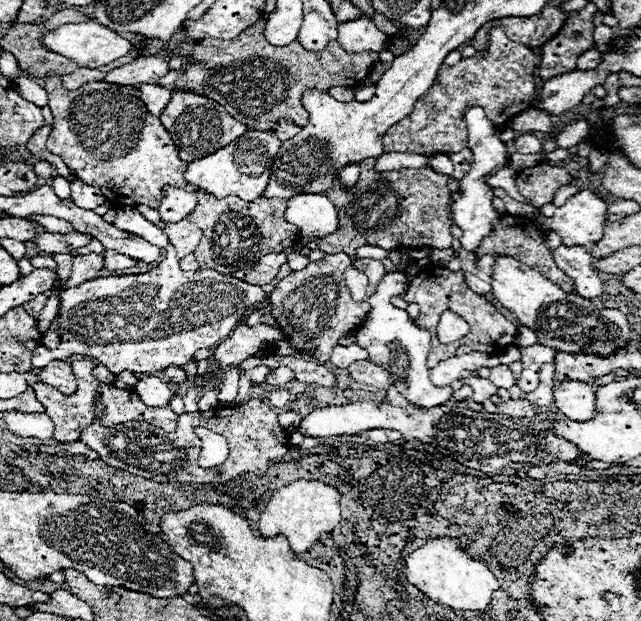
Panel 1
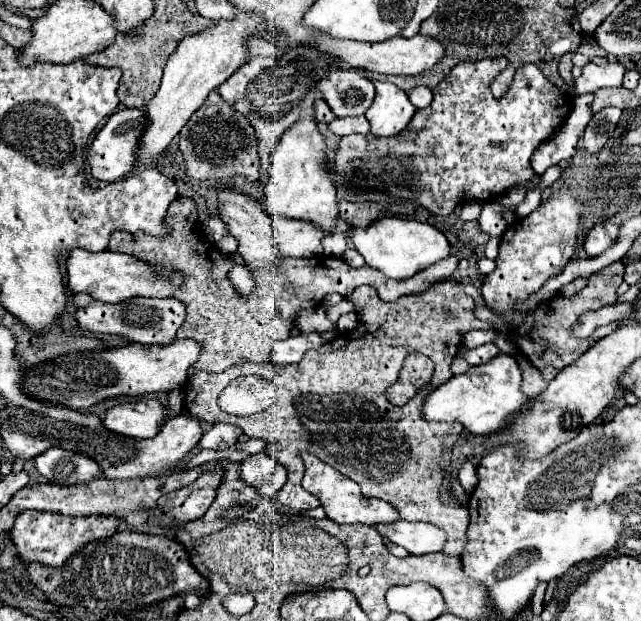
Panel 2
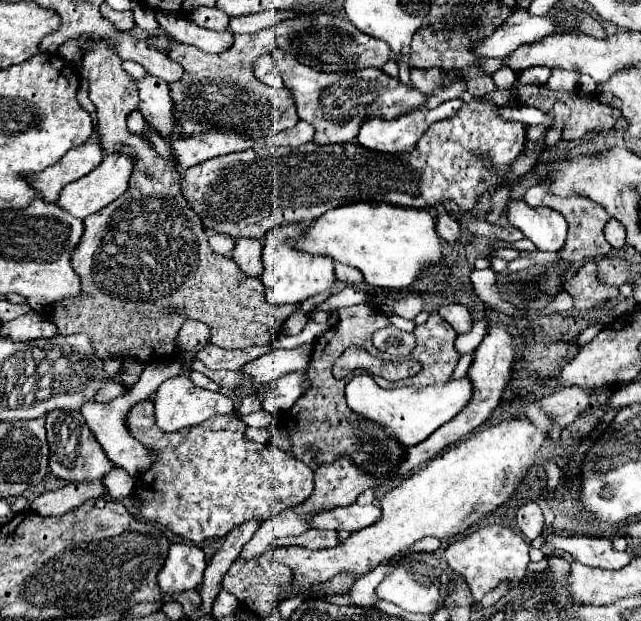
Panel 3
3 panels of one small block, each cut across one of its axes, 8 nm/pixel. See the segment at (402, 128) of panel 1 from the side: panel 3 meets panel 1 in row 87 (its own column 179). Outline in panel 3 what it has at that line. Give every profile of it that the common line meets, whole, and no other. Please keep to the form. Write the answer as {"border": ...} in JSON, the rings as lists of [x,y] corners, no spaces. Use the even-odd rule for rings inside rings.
{"border":[[[144,400],[136,404],[128,414],[128,428],[136,440],[140,440],[150,452],[156,454],[154,464],[138,476],[136,480],[136,508],[138,512],[154,520],[174,534],[198,544],[208,538],[226,536],[234,526],[240,526],[252,518],[268,520],[278,516],[286,508],[302,504],[314,492],[312,470],[296,460],[288,452],[280,452],[270,444],[258,444],[244,436],[246,424],[236,414],[216,414],[198,424],[196,428],[186,428],[180,432],[162,432],[154,422],[154,404]]]}

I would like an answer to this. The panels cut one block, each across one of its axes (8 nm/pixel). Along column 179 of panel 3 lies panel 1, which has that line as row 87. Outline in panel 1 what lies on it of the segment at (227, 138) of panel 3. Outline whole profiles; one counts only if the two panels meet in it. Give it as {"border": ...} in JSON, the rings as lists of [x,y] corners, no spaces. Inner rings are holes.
{"border":[[[144,84],[144,86],[138,86],[138,90],[140,90],[140,100],[148,106],[148,110],[156,118],[160,118],[160,114],[164,112],[164,108],[172,96],[170,88],[158,86],[158,84]]]}

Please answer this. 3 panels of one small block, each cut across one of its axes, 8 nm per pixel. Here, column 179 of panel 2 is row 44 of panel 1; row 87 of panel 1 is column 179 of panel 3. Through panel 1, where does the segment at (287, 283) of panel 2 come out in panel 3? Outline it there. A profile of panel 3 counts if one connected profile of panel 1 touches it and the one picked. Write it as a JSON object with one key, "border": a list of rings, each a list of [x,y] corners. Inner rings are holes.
{"border":[[[104,40],[96,42],[92,48],[88,48],[84,52],[84,58],[82,58],[82,76],[88,80],[88,92],[90,92],[90,100],[96,104],[98,112],[96,112],[96,122],[98,122],[98,132],[100,132],[100,138],[102,138],[102,148],[106,152],[128,152],[132,158],[134,158],[134,172],[132,172],[132,178],[130,178],[130,184],[128,184],[128,190],[116,198],[112,204],[108,204],[106,208],[102,208],[100,212],[92,214],[92,216],[86,216],[84,218],[84,236],[76,248],[76,252],[72,254],[72,266],[76,268],[76,272],[80,274],[80,280],[82,280],[82,294],[78,298],[68,298],[68,300],[60,300],[58,304],[52,304],[46,312],[48,316],[52,318],[52,322],[58,326],[60,334],[86,334],[92,342],[92,346],[96,348],[96,356],[98,358],[136,358],[138,362],[144,362],[144,364],[150,364],[150,362],[172,362],[176,360],[176,356],[180,356],[180,344],[178,344],[178,332],[182,328],[182,324],[186,320],[198,320],[198,322],[204,322],[208,328],[210,328],[210,344],[214,346],[220,346],[220,348],[226,348],[226,350],[236,350],[236,348],[248,348],[248,346],[264,346],[264,344],[270,344],[272,342],[272,334],[274,338],[278,336],[278,332],[282,330],[282,324],[286,322],[286,318],[290,314],[294,314],[296,310],[300,310],[300,304],[284,304],[284,306],[272,306],[268,304],[268,300],[264,300],[264,286],[262,286],[262,280],[260,278],[246,278],[242,276],[238,264],[228,258],[228,256],[220,256],[216,252],[212,252],[212,248],[208,246],[208,240],[206,240],[206,230],[204,226],[200,224],[200,218],[196,216],[196,212],[192,212],[192,208],[188,208],[188,202],[184,200],[184,194],[182,194],[182,176],[164,162],[164,158],[152,150],[140,136],[128,132],[126,128],[126,116],[138,108],[138,96],[136,96],[136,82],[134,78],[122,68],[122,60],[120,56],[116,56],[116,52],[112,52],[112,46]]]}

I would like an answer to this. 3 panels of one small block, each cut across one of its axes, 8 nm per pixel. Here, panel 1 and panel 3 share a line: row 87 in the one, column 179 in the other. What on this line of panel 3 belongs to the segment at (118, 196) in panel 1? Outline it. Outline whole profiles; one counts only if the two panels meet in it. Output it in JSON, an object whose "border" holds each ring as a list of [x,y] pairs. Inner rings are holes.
{"border":[[[264,28],[254,34],[236,34],[232,48],[220,54],[206,54],[190,44],[176,44],[170,58],[184,66],[186,76],[178,84],[170,84],[174,100],[174,116],[180,134],[194,136],[202,130],[226,128],[248,134],[252,138],[266,138],[280,130],[292,128],[300,118],[286,88],[272,88],[254,76],[254,62],[274,50],[274,34]]]}

